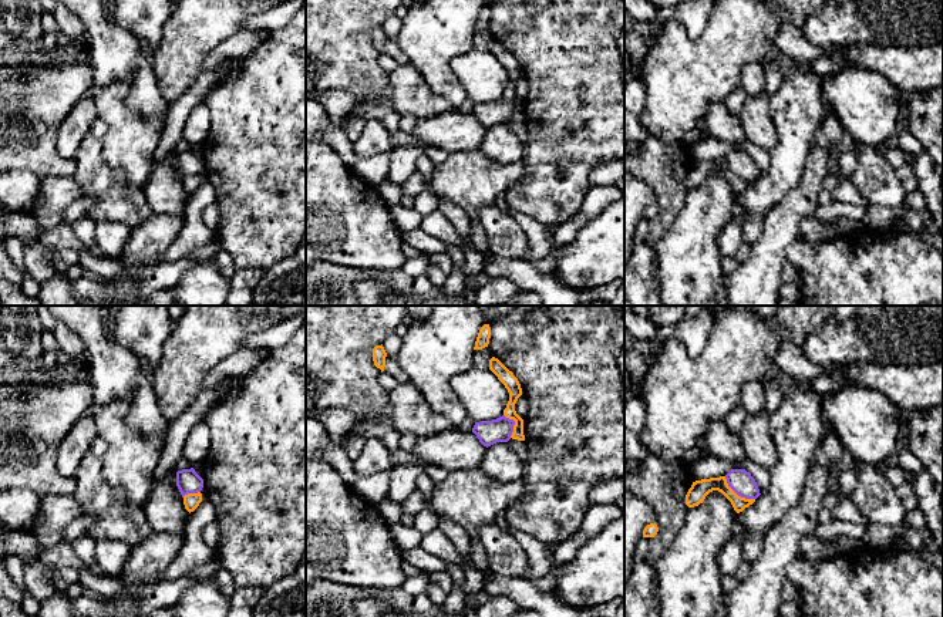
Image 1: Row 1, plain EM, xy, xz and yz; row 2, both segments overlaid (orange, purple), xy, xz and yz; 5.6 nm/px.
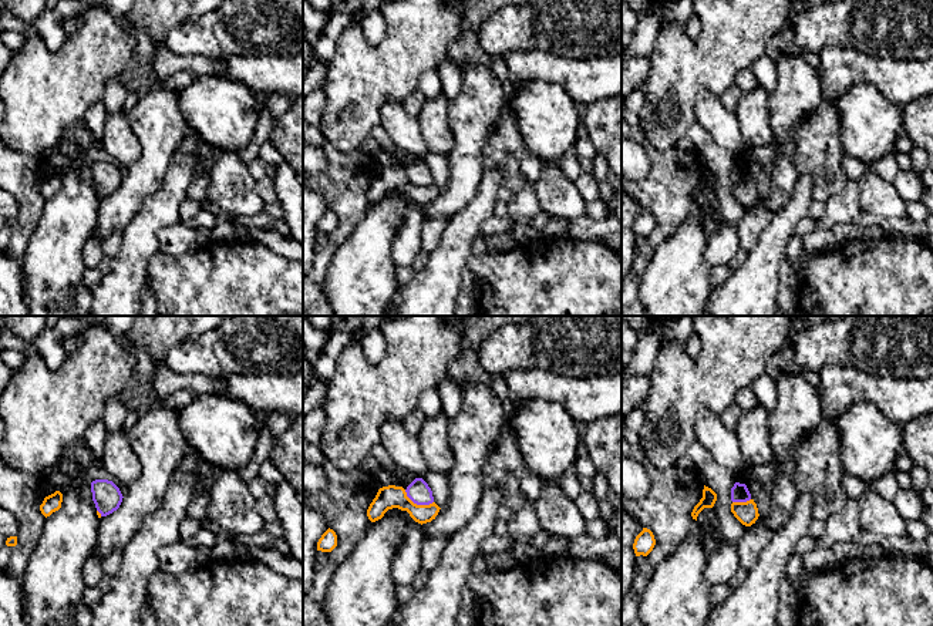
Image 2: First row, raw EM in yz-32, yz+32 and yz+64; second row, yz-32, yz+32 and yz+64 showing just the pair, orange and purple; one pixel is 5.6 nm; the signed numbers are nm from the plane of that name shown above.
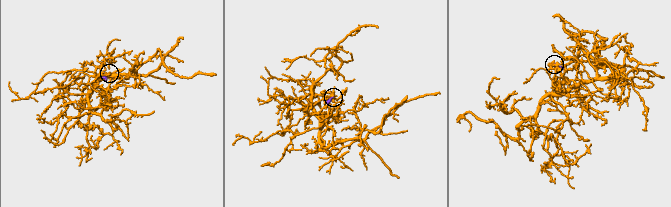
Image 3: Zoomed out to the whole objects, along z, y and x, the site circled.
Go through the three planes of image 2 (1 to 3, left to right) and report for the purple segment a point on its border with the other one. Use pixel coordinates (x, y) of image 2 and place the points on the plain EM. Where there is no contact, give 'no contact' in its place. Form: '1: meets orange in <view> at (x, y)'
1: meets orange in yz-32 at (98, 194)
2: meets orange in yz+32 at (416, 185)
3: meets orange in yz+64 at (741, 184)

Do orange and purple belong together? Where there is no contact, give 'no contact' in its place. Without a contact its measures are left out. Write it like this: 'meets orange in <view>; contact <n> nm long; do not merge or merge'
meets orange in yz; contact 220 nm long; do not merge

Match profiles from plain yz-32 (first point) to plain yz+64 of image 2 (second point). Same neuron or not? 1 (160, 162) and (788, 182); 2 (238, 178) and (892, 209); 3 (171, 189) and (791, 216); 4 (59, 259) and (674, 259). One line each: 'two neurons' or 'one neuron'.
1: one neuron
2: one neuron
3: one neuron
4: one neuron

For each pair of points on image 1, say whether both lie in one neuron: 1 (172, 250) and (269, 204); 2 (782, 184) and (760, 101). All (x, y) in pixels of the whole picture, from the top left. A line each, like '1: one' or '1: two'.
1: two
2: two

